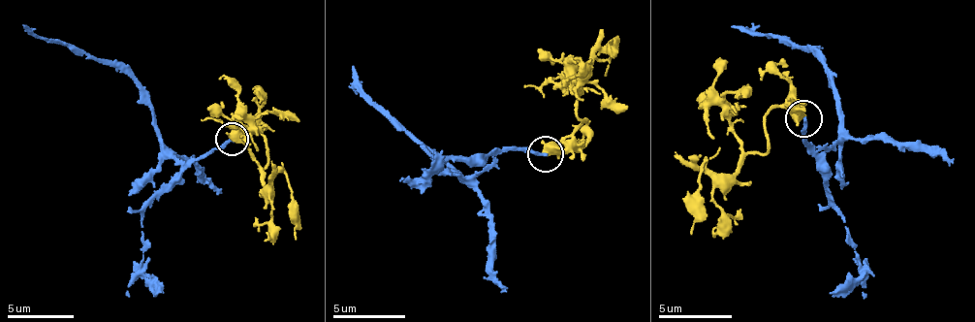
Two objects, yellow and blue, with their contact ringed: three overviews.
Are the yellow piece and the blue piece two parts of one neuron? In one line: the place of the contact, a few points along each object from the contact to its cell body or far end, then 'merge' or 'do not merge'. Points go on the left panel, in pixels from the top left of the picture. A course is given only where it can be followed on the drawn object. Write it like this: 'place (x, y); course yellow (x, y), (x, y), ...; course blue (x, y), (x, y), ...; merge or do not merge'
place (232, 139); course yellow (231, 140), (255, 127), (263, 136), (267, 166), (260, 177), (268, 185), (281, 173), (287, 178), (297, 241); course blue (231, 140), (184, 162), (165, 149), (151, 99), (121, 71), (84, 59), (58, 40), (40, 39), (22, 26); do not merge

